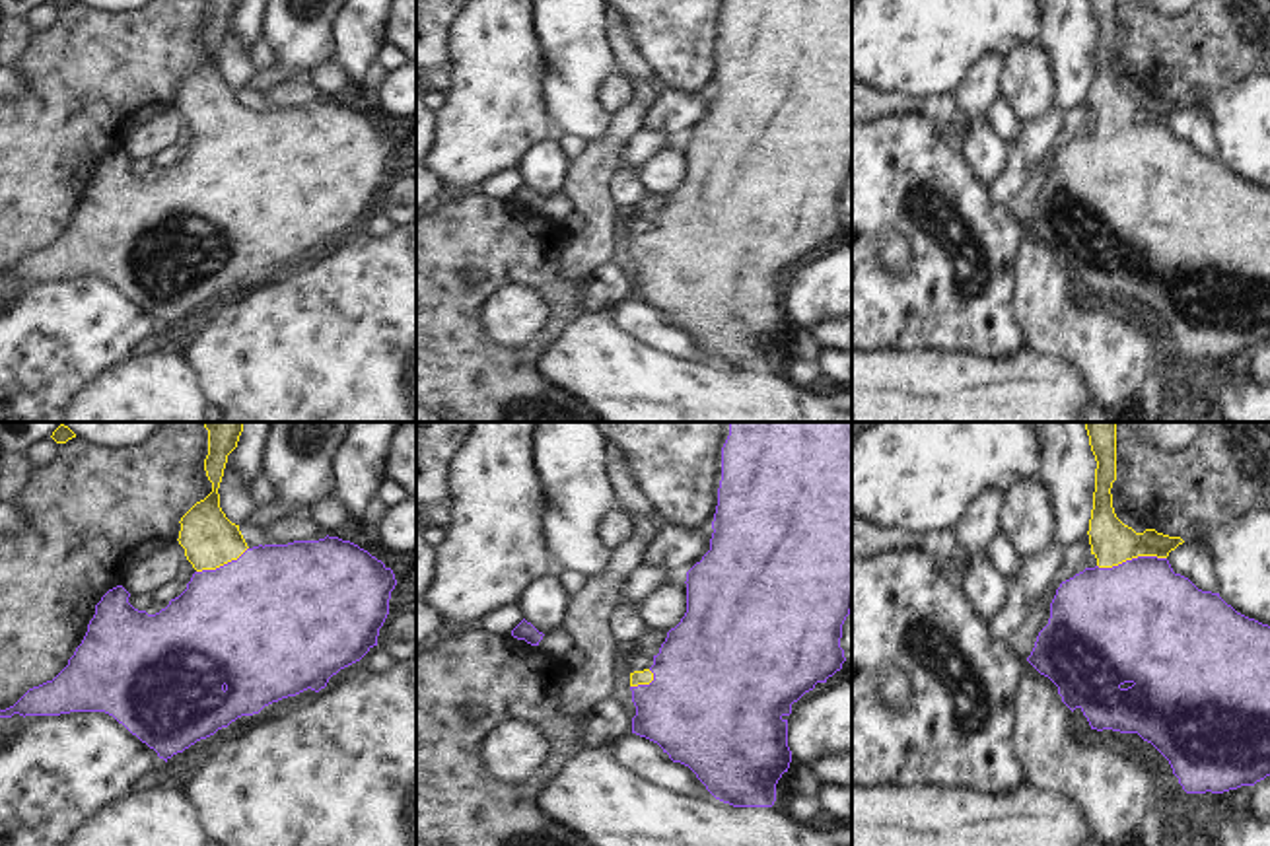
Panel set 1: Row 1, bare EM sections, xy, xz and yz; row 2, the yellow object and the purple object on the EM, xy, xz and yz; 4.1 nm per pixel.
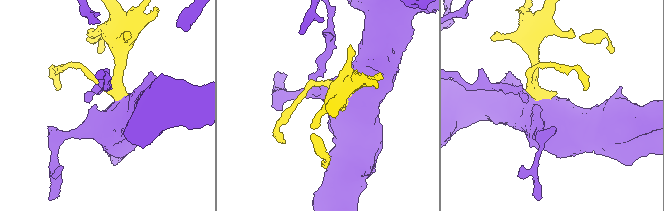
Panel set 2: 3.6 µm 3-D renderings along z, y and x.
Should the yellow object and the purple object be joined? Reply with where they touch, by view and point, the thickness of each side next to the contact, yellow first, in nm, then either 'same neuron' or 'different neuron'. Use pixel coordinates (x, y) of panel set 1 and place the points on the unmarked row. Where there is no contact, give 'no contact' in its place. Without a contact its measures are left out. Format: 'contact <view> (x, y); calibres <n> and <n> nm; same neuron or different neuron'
contact yz (1130, 123); calibres 180 and 480 nm; same neuron

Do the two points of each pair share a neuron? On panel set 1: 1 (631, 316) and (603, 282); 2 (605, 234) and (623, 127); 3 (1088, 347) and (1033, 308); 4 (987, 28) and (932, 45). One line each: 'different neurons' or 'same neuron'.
1: different neurons
2: same neuron
3: same neuron
4: same neuron

